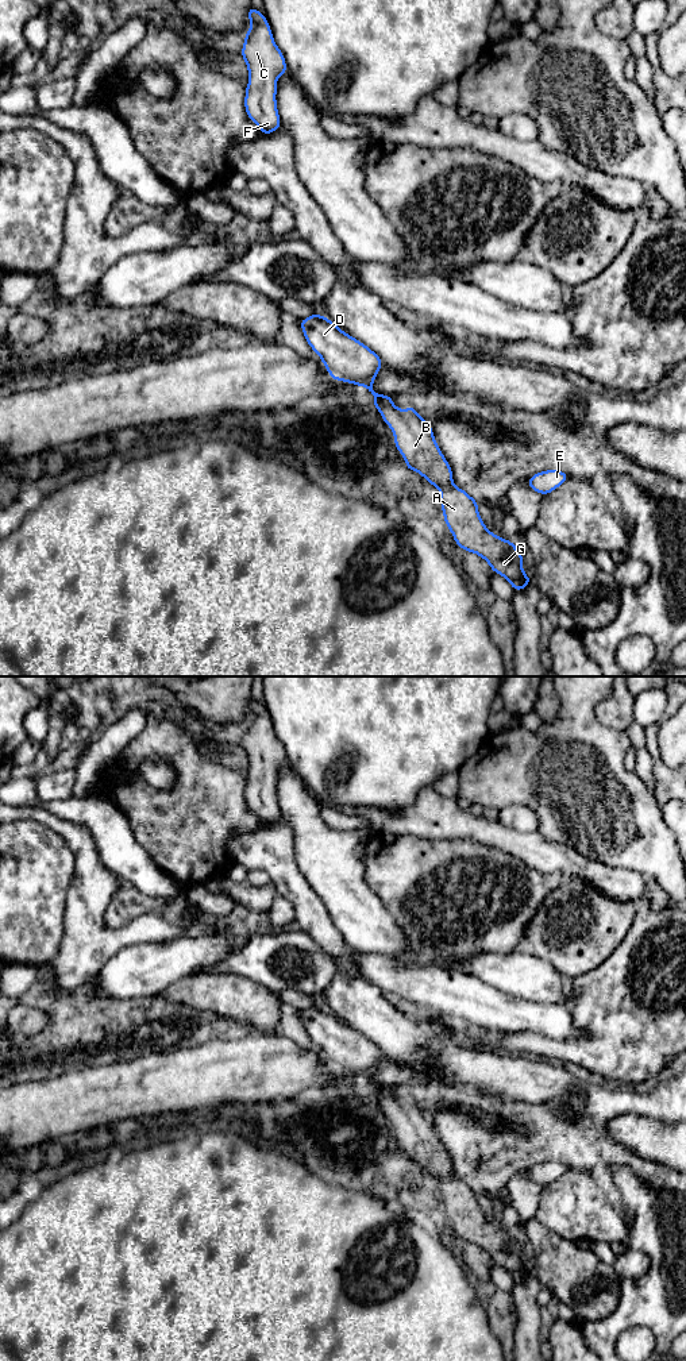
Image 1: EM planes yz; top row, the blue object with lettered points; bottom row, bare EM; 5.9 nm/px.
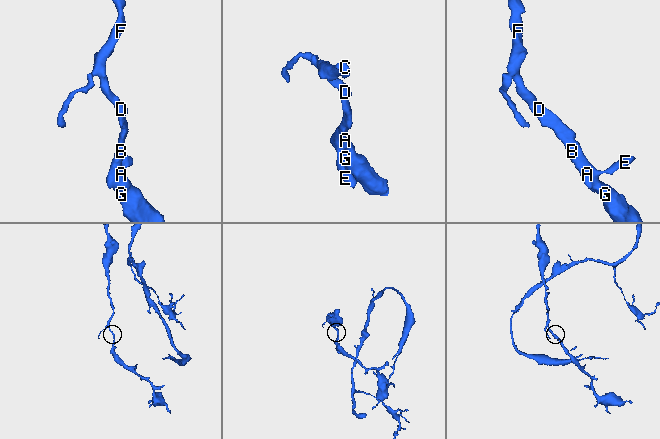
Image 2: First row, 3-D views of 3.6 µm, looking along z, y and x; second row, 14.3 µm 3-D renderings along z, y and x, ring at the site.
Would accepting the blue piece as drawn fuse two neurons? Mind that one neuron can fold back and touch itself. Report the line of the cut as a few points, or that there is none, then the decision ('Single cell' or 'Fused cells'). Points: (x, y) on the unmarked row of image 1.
No split. Single cell

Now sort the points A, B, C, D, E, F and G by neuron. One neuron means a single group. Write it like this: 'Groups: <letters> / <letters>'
Groups: A B C D E F G

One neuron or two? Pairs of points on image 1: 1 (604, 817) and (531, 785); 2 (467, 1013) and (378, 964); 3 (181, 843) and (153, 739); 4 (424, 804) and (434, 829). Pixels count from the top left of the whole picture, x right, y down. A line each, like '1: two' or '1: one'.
1: one
2: one
3: one
4: one

